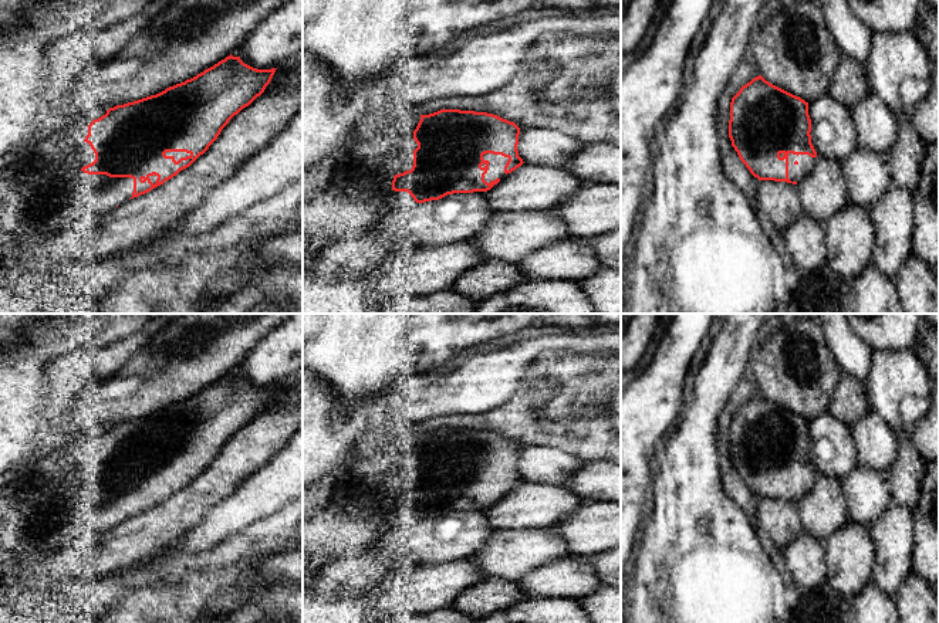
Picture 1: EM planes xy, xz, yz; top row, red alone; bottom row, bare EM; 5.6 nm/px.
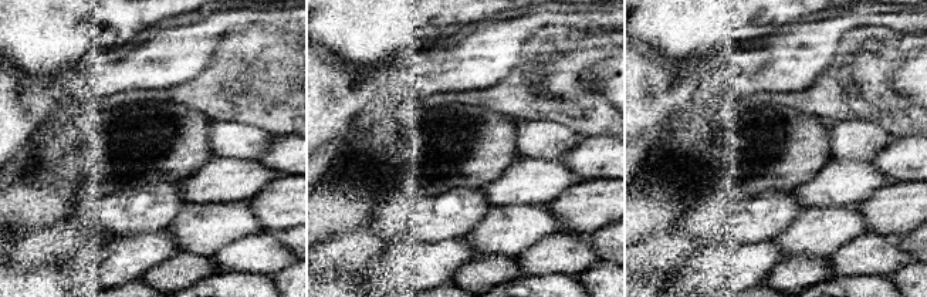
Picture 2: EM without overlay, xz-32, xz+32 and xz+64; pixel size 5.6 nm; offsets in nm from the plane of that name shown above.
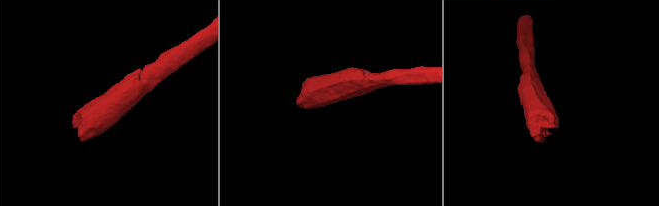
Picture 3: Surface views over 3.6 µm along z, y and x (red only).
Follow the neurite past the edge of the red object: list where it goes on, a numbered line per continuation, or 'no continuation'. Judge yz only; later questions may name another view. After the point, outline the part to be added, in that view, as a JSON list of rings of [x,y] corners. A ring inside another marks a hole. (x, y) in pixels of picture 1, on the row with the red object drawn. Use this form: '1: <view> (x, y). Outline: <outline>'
1: yz (796, 172). Outline: [[[788,153],[788,179],[791,182],[798,182],[805,176],[814,166],[815,158],[808,155],[793,155]]]

